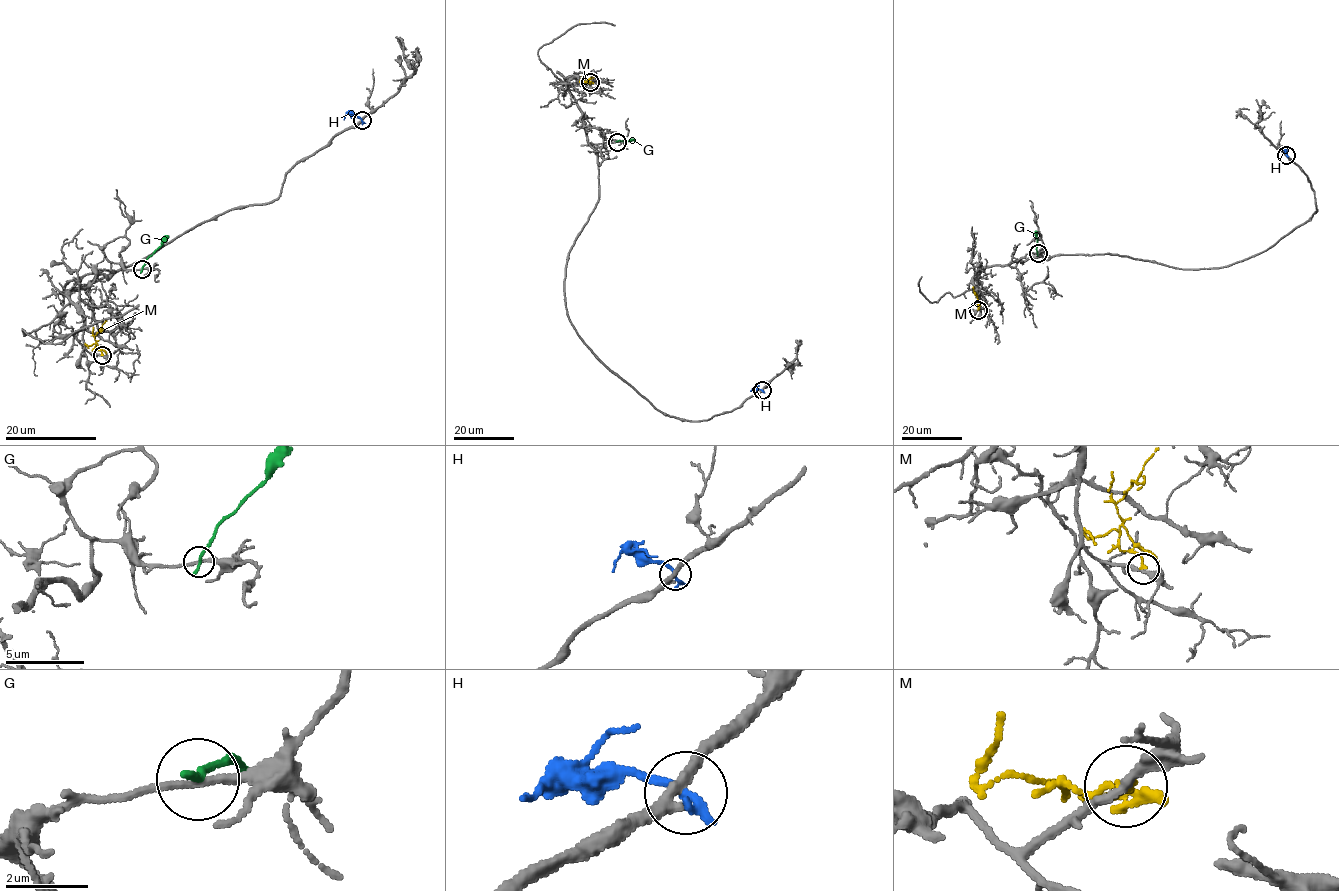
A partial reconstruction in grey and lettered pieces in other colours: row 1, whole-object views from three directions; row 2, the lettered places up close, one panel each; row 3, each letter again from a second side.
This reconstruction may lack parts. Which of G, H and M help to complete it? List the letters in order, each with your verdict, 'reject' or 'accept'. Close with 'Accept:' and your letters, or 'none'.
G: reject
H: reject
M: reject
Accept: none

